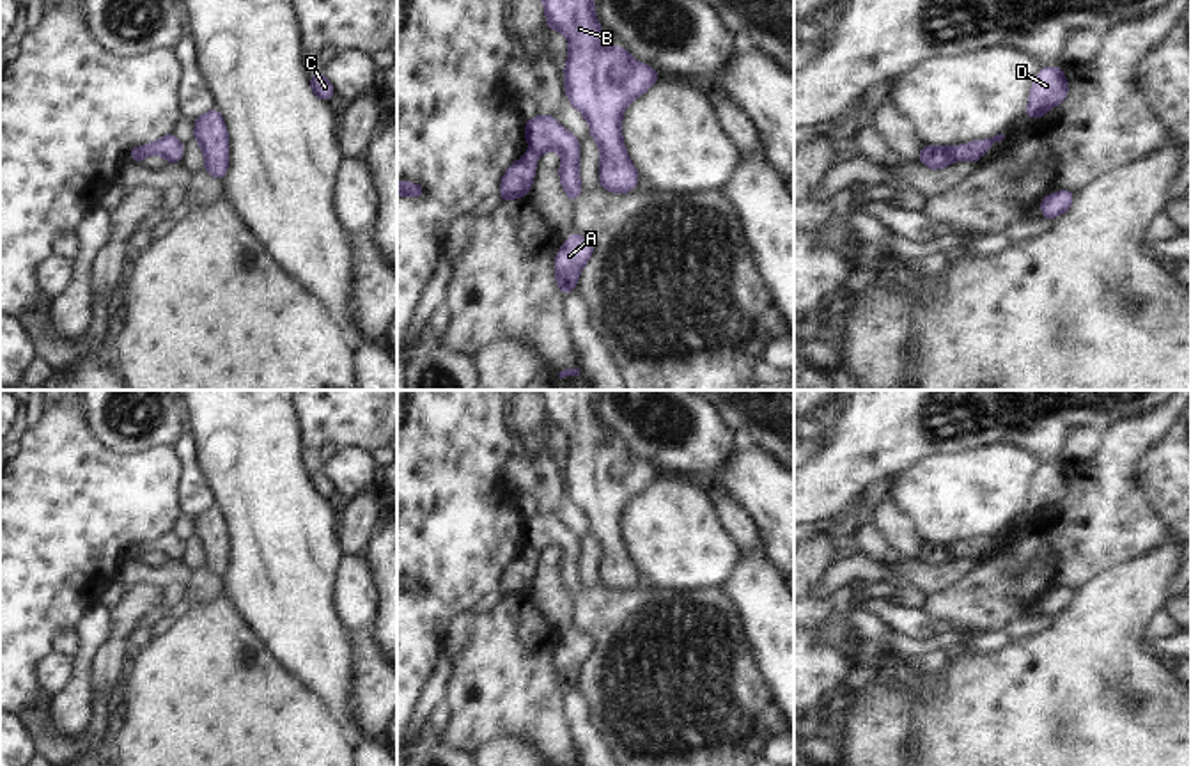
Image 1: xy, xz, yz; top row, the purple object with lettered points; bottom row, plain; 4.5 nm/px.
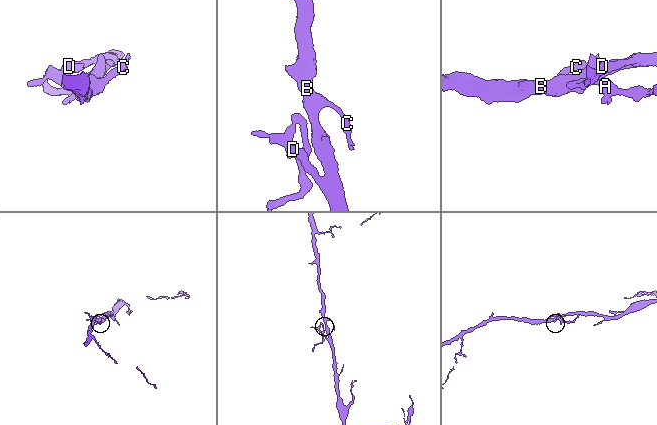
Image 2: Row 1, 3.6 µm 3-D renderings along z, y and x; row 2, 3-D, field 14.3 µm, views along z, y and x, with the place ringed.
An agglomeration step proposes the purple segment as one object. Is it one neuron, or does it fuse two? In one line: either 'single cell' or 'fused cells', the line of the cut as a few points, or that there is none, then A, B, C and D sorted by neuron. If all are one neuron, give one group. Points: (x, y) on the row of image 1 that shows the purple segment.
fused cells; cut yz (952, 148), (954, 160); groups A / B C D

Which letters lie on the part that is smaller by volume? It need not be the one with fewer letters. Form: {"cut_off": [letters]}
{"cut_off": ["A"]}

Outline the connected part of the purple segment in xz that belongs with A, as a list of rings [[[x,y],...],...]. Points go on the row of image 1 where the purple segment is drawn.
[[[572,231],[555,257],[555,278],[562,296],[576,289],[578,277],[594,252],[594,243]]]

